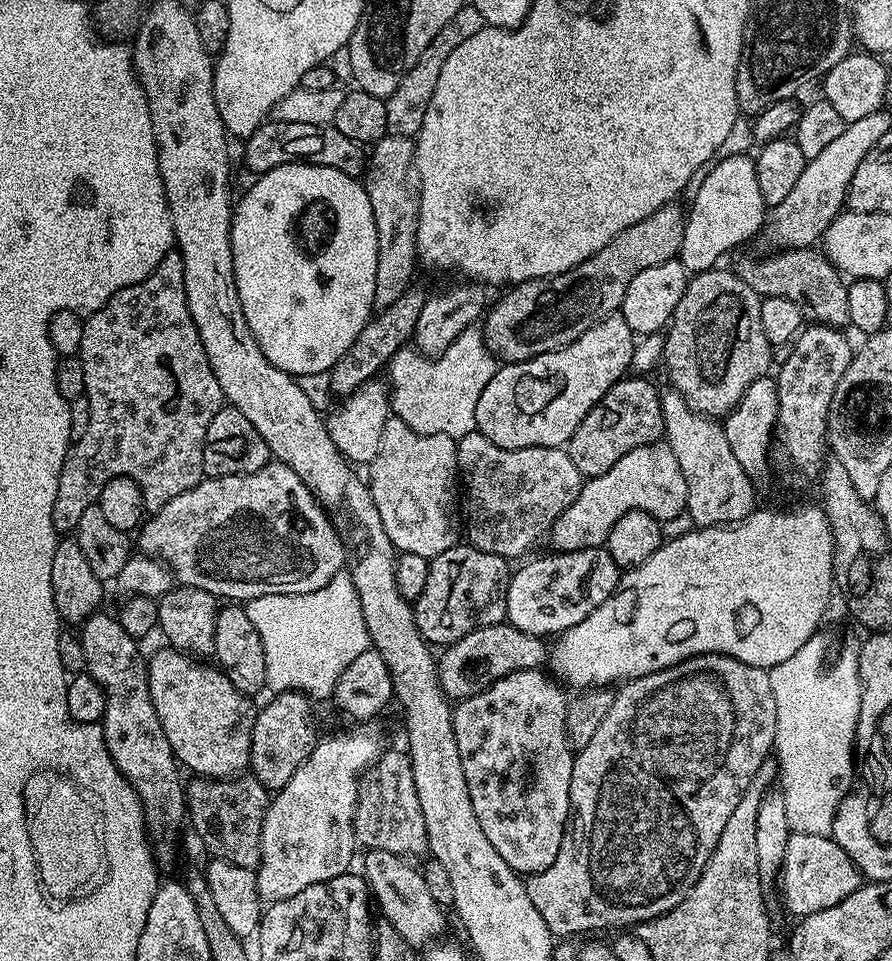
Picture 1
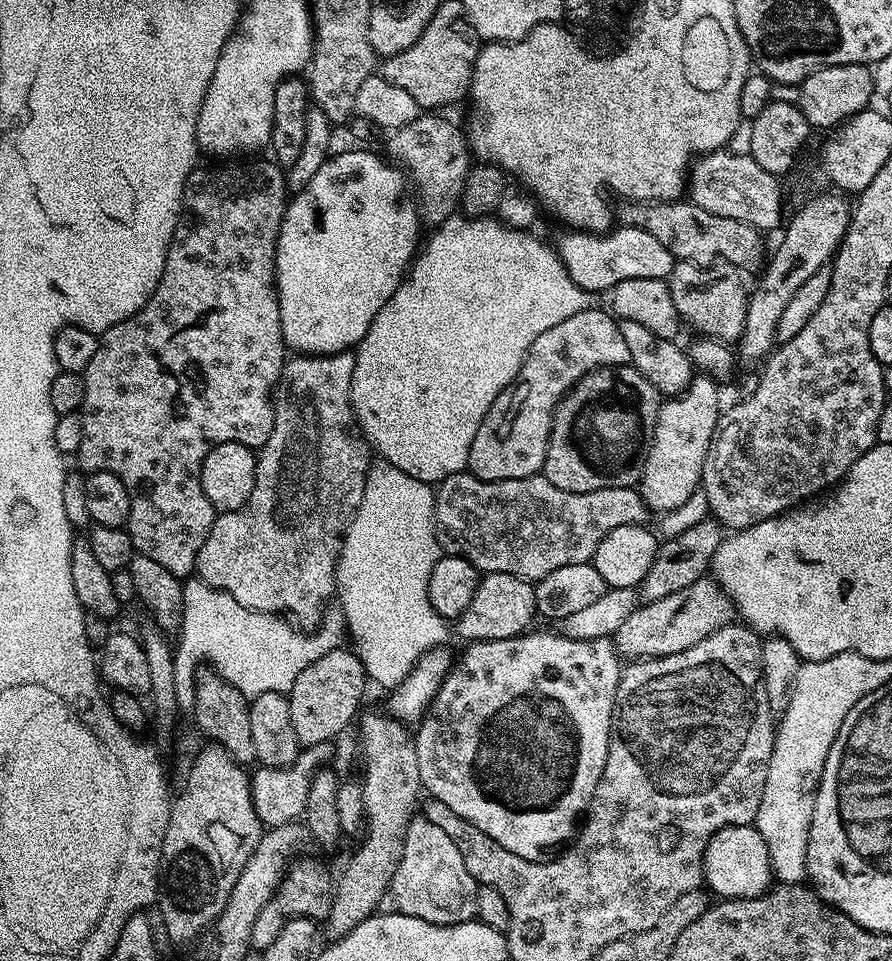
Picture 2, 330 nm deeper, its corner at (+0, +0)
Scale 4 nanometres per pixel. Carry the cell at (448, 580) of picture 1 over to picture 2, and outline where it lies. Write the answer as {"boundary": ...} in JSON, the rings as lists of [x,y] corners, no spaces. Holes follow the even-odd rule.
{"boundary":[[[490,572],[481,575],[478,590],[474,590],[474,598],[470,598],[470,606],[466,606],[454,621],[454,632],[464,642],[509,640],[525,635],[533,627],[532,619],[537,616],[536,589],[529,581],[512,573]]]}

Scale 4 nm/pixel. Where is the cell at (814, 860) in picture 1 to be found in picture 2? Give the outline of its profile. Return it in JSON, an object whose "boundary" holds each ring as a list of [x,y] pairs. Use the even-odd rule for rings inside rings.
{"boundary":[[[752,824],[726,826],[710,838],[704,851],[704,878],[709,893],[720,898],[745,900],[768,891],[773,883],[772,863],[762,834]]]}

